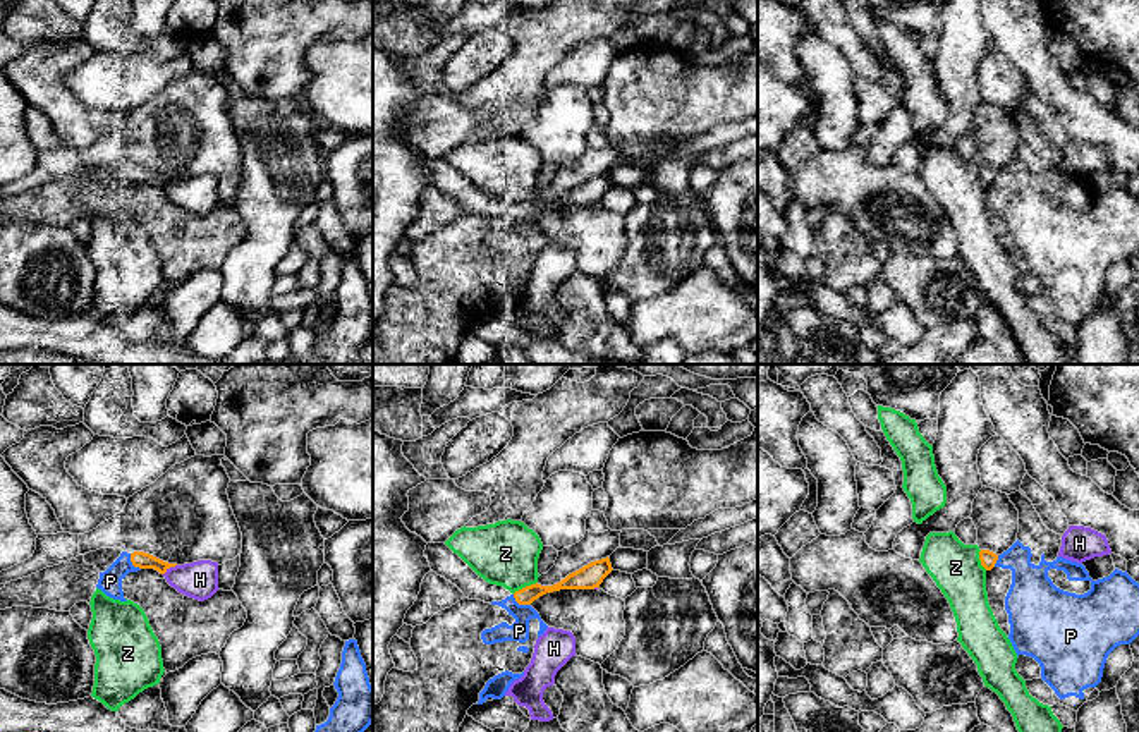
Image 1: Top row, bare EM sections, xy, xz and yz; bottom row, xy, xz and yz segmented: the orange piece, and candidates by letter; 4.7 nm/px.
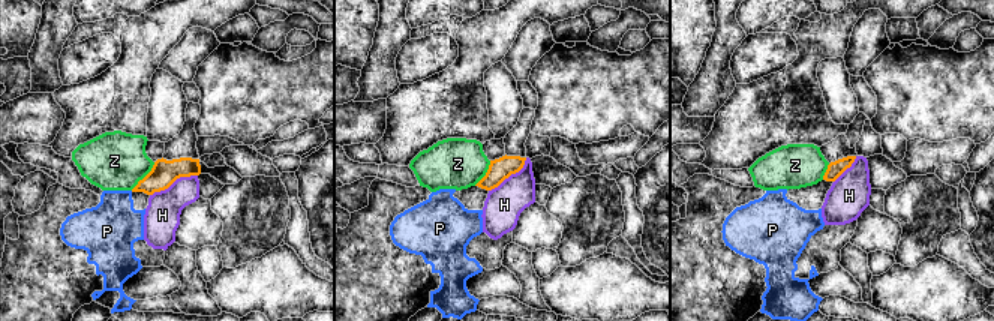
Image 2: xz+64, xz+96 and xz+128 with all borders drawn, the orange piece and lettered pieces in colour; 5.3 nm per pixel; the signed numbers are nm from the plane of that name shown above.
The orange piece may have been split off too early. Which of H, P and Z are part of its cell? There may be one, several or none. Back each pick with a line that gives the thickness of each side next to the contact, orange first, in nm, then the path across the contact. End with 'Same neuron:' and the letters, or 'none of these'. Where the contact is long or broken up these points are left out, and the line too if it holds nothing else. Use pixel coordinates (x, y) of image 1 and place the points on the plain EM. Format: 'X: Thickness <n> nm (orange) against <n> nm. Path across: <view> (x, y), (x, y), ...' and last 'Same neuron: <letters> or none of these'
Same neuron: none of these

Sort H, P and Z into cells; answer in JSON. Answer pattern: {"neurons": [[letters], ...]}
{"neurons": [["H"], ["P"], ["Z"]]}

